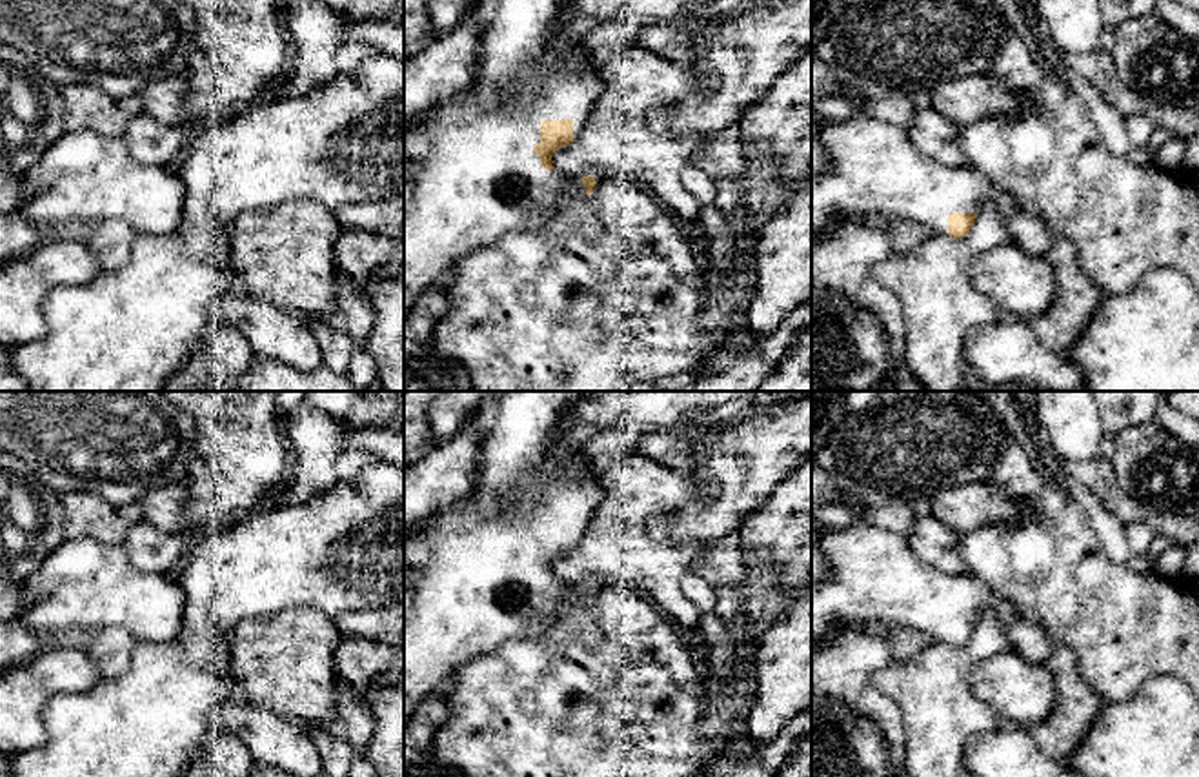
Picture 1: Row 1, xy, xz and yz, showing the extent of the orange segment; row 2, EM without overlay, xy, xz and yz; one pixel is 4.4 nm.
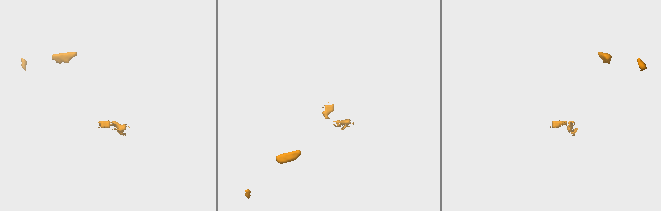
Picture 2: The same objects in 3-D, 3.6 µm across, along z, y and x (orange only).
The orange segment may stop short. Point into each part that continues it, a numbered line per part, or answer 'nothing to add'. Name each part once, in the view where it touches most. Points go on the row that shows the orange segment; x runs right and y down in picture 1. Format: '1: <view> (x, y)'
1: xz (481, 181)

